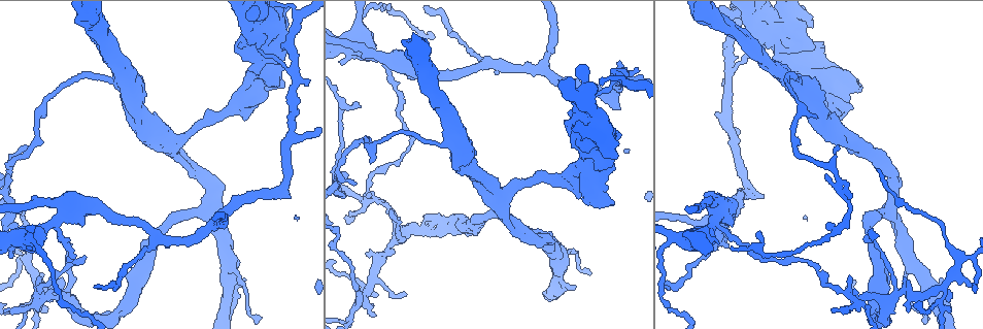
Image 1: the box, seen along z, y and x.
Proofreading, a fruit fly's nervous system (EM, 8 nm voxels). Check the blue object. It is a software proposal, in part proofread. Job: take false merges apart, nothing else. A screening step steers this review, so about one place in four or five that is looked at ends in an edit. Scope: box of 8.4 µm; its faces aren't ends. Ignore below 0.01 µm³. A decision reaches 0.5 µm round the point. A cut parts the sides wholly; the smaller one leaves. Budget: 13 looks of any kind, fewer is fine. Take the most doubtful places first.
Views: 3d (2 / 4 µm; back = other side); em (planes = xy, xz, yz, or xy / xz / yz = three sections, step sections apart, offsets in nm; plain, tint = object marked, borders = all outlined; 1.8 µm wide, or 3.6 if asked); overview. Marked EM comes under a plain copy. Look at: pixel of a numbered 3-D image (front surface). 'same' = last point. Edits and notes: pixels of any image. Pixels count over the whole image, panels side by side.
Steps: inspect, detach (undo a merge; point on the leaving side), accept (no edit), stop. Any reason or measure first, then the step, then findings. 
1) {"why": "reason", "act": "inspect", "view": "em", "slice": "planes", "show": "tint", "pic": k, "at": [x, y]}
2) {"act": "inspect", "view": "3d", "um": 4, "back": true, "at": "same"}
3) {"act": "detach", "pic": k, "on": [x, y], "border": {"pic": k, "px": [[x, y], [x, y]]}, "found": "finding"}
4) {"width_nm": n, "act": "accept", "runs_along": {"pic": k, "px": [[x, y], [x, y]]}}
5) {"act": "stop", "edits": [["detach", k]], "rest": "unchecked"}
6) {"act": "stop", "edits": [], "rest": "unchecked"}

{"why": "arms part here", "act": "inspect", "view": "3d", "um": 2, "pic": 1, "at": [502, 197]}

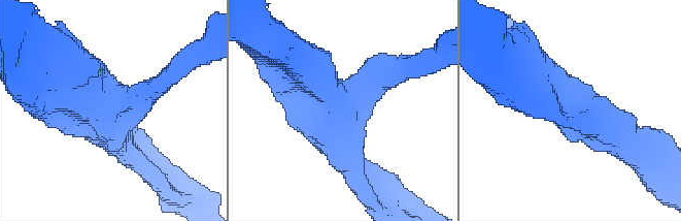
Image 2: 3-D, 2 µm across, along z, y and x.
{"arms": 3, "arm_widths_nm": [220, 240, 340], "act": "inspect", "view": "em", "slice": "planes", "show": "tint", "pic": 2, "at": [119, 103]}

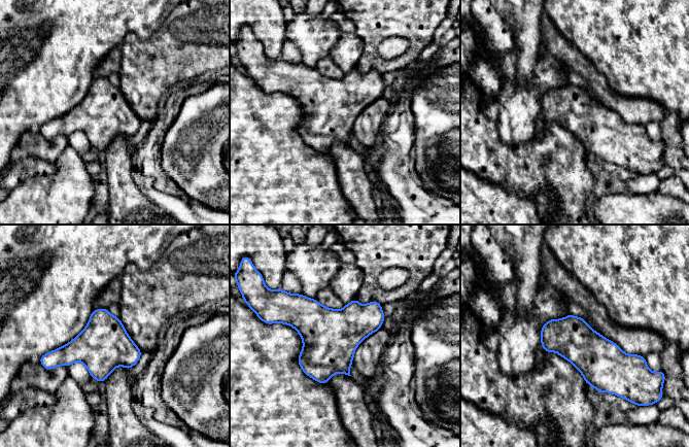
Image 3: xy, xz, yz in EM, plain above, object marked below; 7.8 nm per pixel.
{"width_nm": 320, "act": "accept", "found": "continuous, no second cell"}

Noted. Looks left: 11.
{"why": "thick turns thin", "act": "inspect", "view": "3d", "um": 4, "pic": 1, "at": [262, 28]}

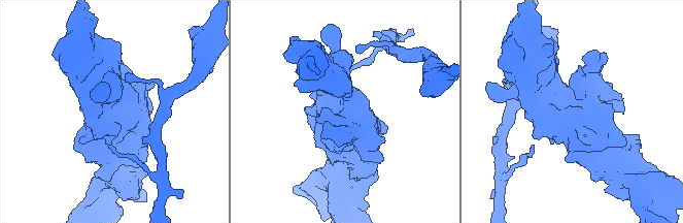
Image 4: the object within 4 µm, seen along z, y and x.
{"why": "shape alone is not enough", "act": "inspect", "view": "em", "um": 3.6, "slice": "planes", "show": "tint", "pic": 4, "at": [113, 114]}

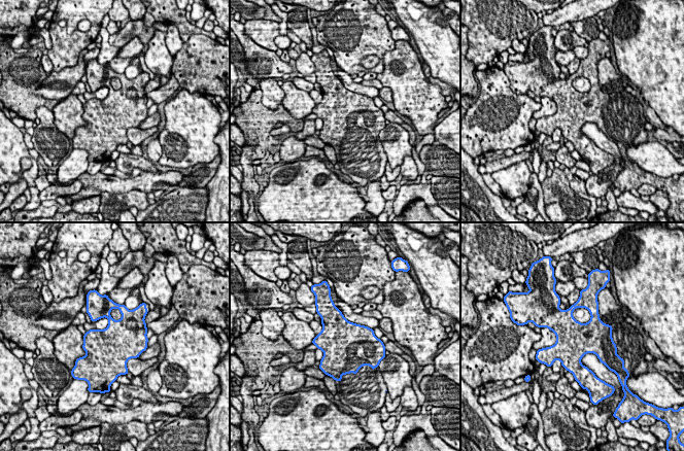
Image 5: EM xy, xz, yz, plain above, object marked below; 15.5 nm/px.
{"act": "accept", "found": "one cell here"}

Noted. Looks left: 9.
{"why": "abrupt turn", "act": "inspect", "view": "em", "um": 3.6, "slice": "yz", "step": 8, "show": "borders", "pic": 1, "at": [707, 232]}

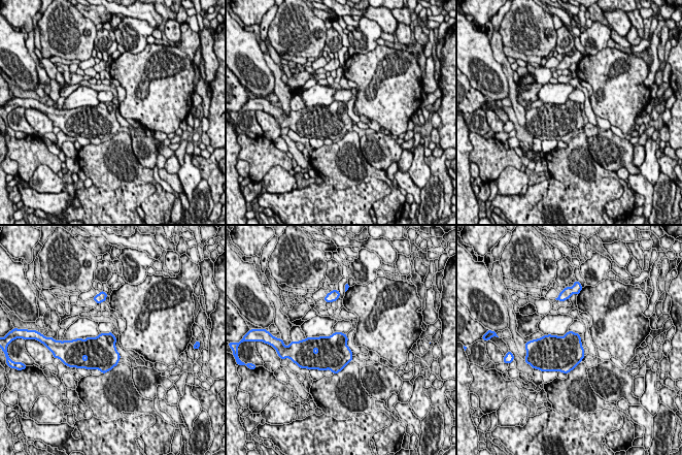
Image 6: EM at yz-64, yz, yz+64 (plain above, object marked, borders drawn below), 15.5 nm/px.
{"why": "another direction", "act": "inspect", "view": "em", "um": 3.6, "slice": "planes", "show": "borders", "at": "same"}

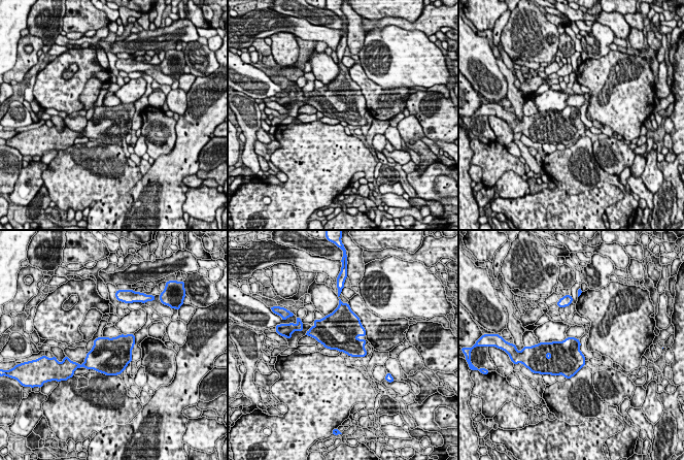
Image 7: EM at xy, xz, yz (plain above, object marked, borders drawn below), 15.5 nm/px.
{"act": "accept", "found": "all the same cell"}

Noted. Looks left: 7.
{"act": "inspect", "view": "em", "slice": "planes", "show": "tint", "pic": 1, "at": [457, 144]}

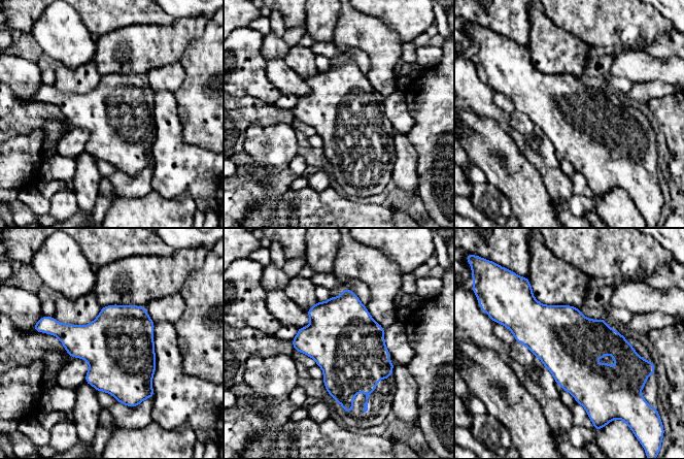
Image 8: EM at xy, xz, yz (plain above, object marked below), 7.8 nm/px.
{"act": "accept", "found": "continuous, no second cell"}

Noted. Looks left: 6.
{"why": "calibre changes", "act": "inspect", "view": "3d", "um": 4, "back": true, "pic": 1, "at": [594, 193]}

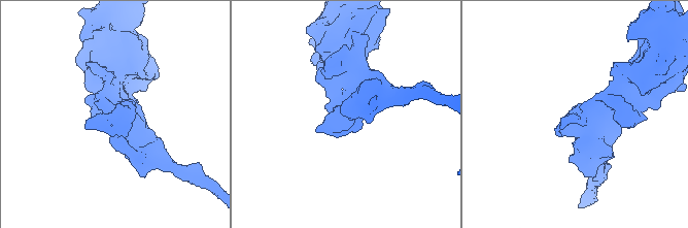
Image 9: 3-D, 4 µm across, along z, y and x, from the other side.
{"why": "need the tissue", "act": "inspect", "view": "em", "slice": "planes", "show": "tint", "pic": 9, "at": [572, 115]}

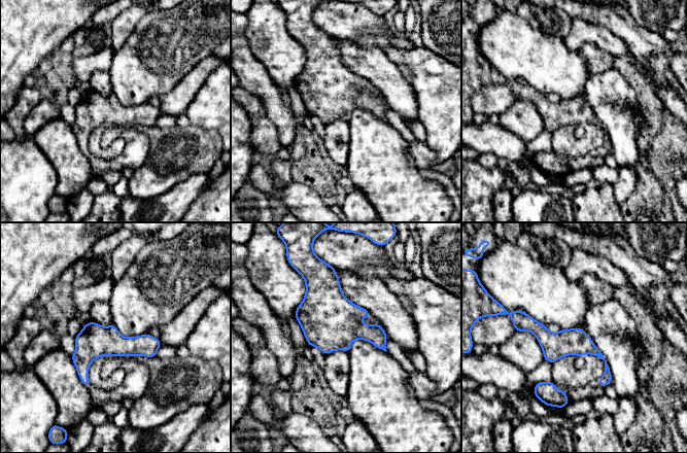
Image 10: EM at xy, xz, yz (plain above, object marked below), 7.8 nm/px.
{"act": "accept", "found": "continuous, no second cell"}

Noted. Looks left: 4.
{"why": "three-way junction", "act": "inspect", "view": "em", "slice": "planes", "show": "tint", "pic": 1, "at": [488, 63]}

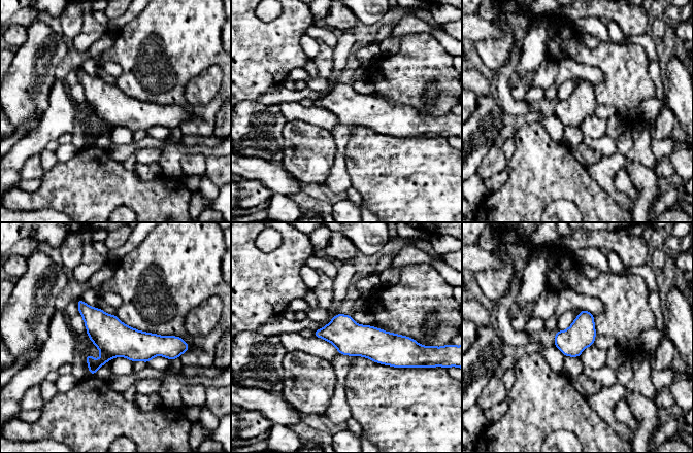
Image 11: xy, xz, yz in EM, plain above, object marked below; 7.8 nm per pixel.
{"width_nm": 220, "act": "accept", "runs_along": {"pic": 11, "px": [[79, 302], [117, 340], [177, 343]]}, "found": "all the same cell"}

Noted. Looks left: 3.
{"act": "stop", "edits": [], "rest": "unchecked"}

